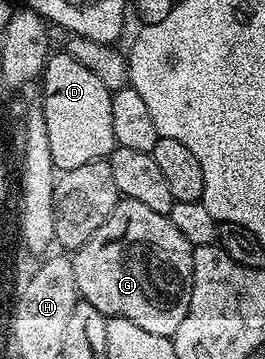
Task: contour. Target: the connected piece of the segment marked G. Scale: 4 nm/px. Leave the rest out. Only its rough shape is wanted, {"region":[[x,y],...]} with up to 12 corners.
{"region":[[143,203],[72,254],[106,318],[172,338],[191,303],[193,246]]}

